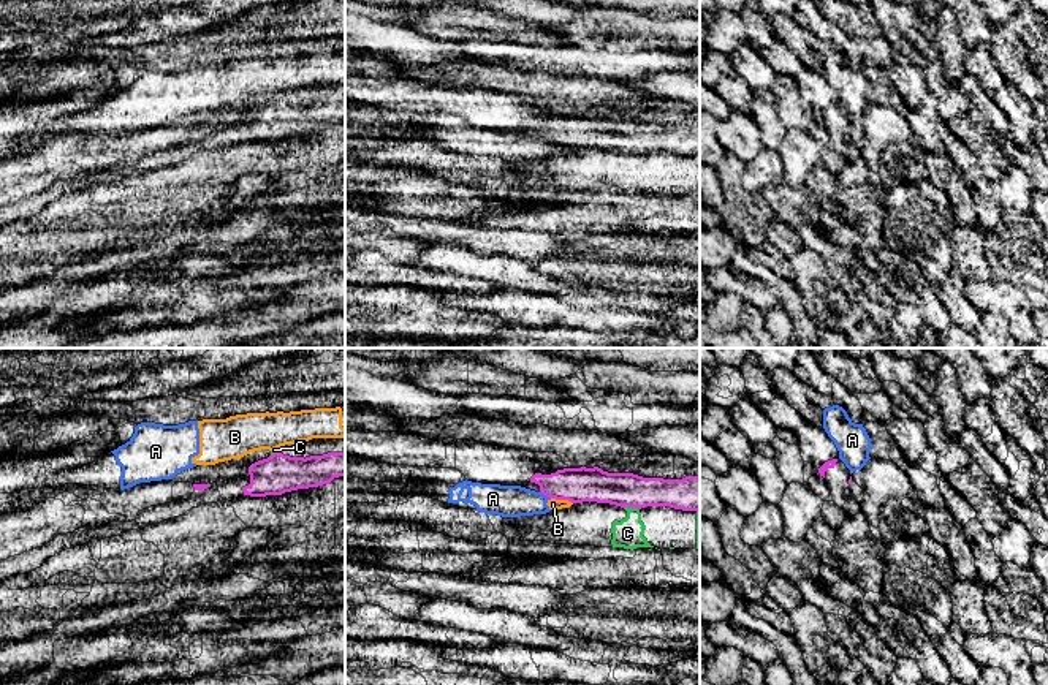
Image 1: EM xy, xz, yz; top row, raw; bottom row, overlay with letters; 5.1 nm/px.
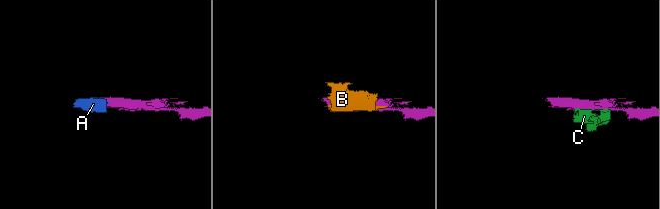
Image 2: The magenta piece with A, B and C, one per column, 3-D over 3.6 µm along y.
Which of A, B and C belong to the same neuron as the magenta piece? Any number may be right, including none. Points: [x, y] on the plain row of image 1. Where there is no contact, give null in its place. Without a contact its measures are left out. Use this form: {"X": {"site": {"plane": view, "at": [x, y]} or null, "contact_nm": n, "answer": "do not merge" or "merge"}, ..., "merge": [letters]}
{"A": {"site": {"plane": "xz", "at": [545, 140]}, "contact_nm": 70, "answer": "do not merge"}, "B": {"site": {"plane": "xz", "at": [562, 144]}, "contact_nm": 120, "answer": "do not merge"}, "C": {"site": {"plane": "xz", "at": [632, 152]}, "contact_nm": 80, "answer": "do not merge"}, "merge": []}

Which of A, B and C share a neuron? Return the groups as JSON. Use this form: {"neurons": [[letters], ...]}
{"neurons": [["A", "B"], ["C"]]}

